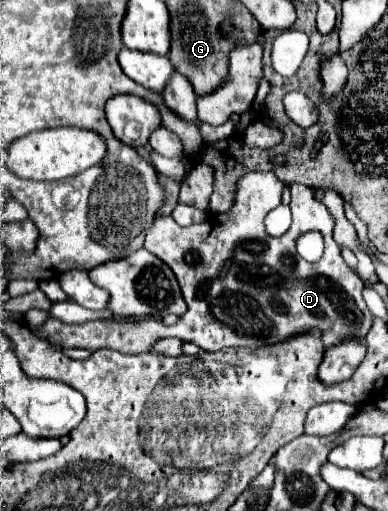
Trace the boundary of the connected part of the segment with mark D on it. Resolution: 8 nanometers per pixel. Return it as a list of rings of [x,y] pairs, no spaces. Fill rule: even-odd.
[[[250,171],[240,181],[236,181],[236,197],[234,205],[226,213],[214,213],[204,223],[180,227],[170,215],[156,217],[154,225],[148,229],[144,247],[154,253],[158,259],[162,259],[170,269],[174,271],[182,295],[186,299],[188,311],[180,317],[174,325],[164,325],[156,321],[154,317],[146,317],[140,321],[88,321],[80,325],[68,325],[54,317],[48,317],[40,327],[32,329],[36,337],[52,341],[60,347],[82,347],[82,349],[116,349],[120,353],[146,353],[152,351],[152,345],[158,339],[164,337],[180,337],[182,341],[196,343],[204,351],[220,351],[226,347],[260,347],[260,345],[272,345],[276,341],[288,341],[288,337],[296,337],[296,333],[308,333],[312,329],[318,329],[322,333],[324,351],[332,345],[338,345],[346,339],[366,339],[370,327],[372,327],[372,313],[368,311],[362,289],[362,279],[344,263],[340,255],[338,243],[332,239],[334,229],[334,217],[326,209],[324,203],[316,201],[312,195],[312,189],[292,183],[292,225],[290,229],[280,237],[270,237],[264,229],[264,217],[272,207],[280,205],[282,195],[282,181],[274,173],[262,173],[262,171]],[[308,231],[320,231],[324,237],[324,257],[320,263],[308,263],[298,257],[296,251],[296,239],[302,233]]]

